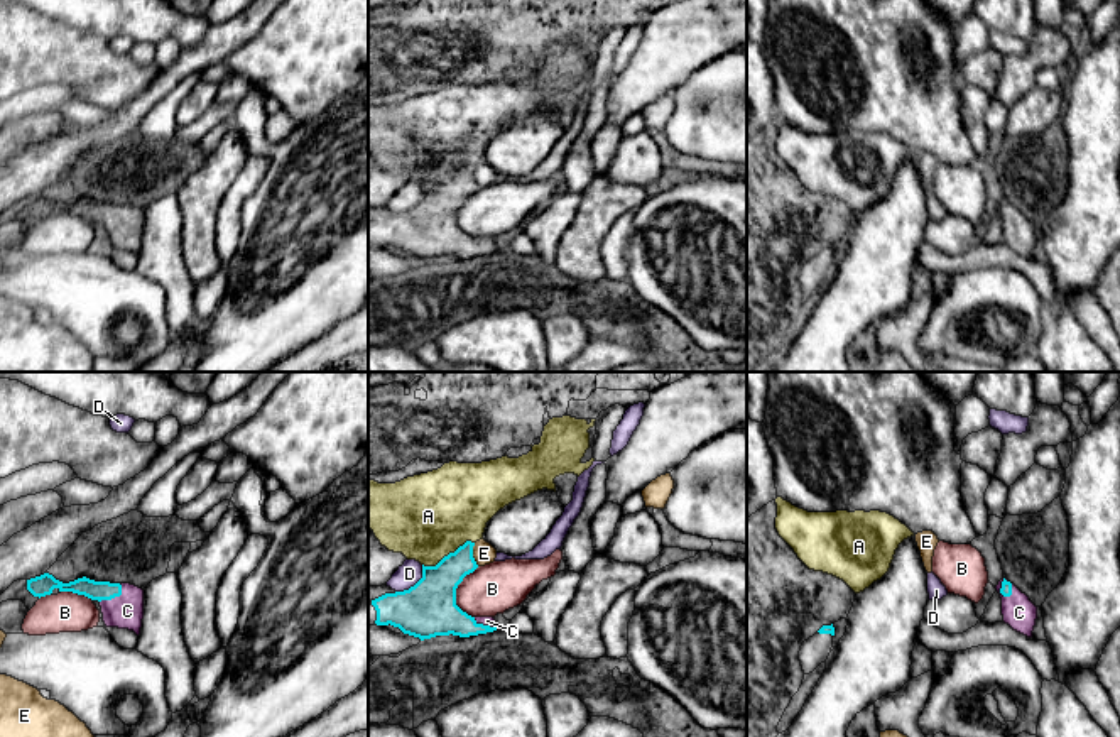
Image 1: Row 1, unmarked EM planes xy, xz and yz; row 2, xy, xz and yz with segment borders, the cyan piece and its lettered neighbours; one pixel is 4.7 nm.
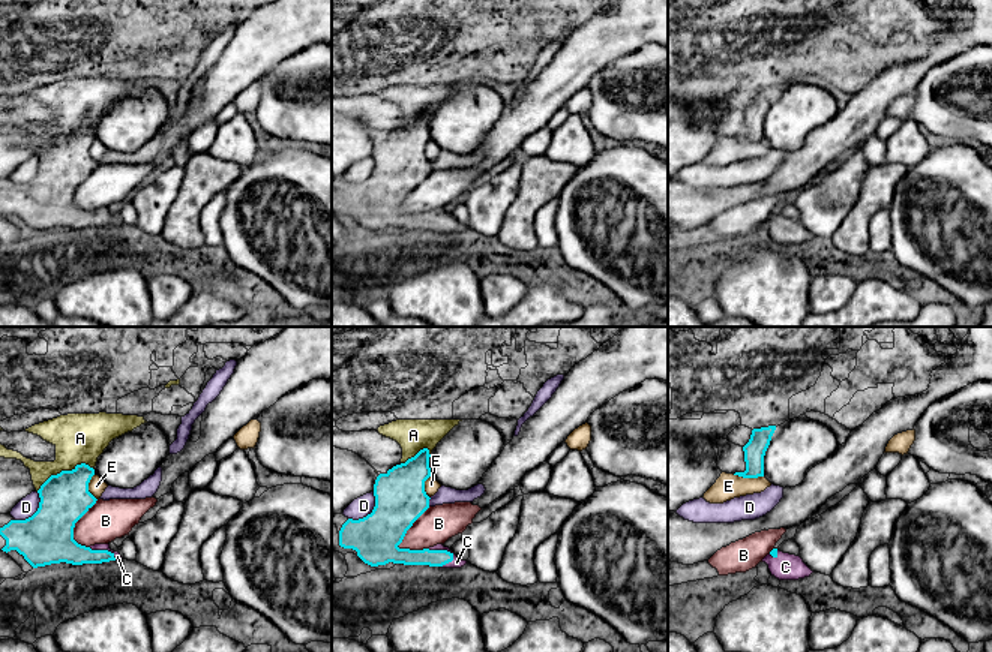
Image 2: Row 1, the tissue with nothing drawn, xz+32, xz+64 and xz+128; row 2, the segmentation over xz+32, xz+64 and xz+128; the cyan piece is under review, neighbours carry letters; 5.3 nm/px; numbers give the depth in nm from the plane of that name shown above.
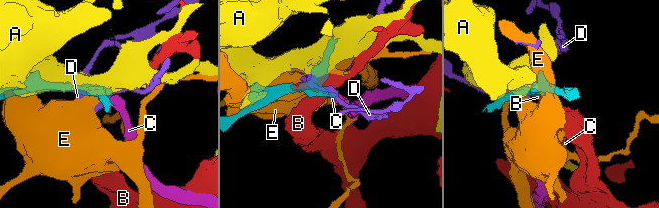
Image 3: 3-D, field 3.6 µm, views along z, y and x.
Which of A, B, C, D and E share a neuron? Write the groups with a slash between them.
A / B / C / D / E

